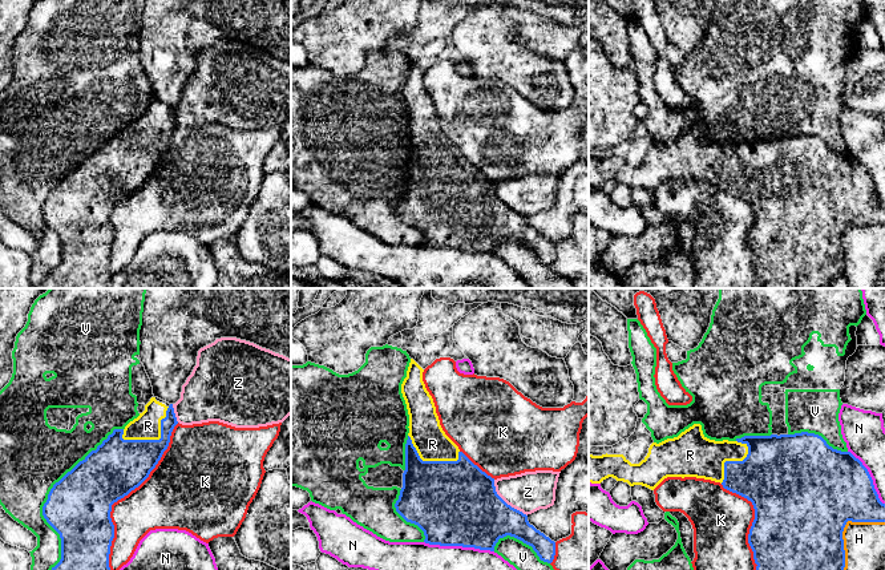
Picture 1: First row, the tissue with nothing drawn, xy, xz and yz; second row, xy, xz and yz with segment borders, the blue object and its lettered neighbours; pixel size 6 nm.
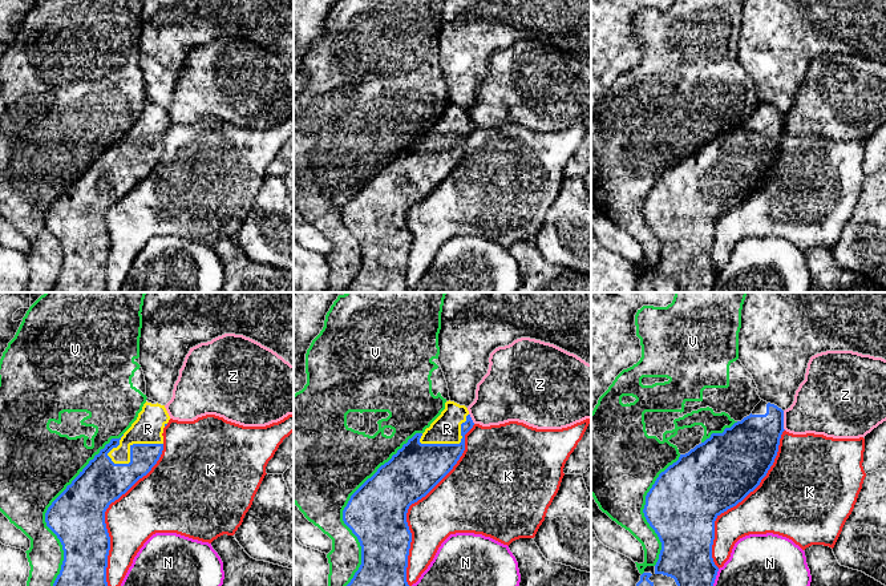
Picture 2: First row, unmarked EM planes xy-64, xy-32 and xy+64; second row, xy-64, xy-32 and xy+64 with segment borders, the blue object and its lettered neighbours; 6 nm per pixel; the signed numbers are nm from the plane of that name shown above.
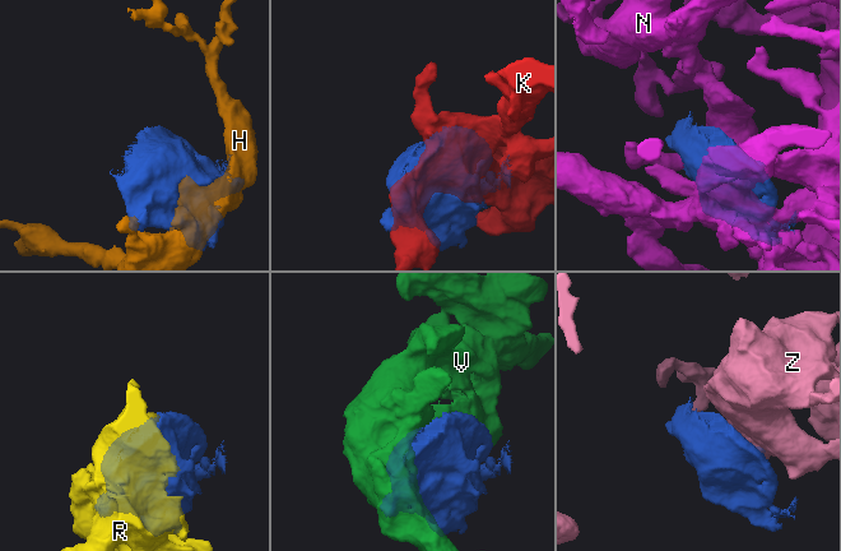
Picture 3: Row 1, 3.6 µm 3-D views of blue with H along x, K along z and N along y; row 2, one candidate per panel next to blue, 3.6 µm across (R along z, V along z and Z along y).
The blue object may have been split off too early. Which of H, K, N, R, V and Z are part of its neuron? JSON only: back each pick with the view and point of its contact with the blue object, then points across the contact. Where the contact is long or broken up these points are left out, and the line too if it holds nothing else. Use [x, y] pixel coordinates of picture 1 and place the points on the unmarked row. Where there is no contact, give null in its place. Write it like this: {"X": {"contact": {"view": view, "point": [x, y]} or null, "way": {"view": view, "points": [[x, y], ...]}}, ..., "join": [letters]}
{"R": {"contact": {"view": "xy", "point": [156, 142]}}, "join": ["R"]}

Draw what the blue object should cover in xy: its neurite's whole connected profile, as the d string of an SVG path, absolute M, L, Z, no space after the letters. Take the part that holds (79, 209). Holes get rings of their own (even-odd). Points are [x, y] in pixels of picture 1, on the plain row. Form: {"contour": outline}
{"contour": "M151 100L145 113L130 124L124 132L114 132L96 153L92 153L70 174L53 187L48 202L43 209L43 218L47 225L60 237L61 262L52 270L49 278L36 288L109 288L112 272L109 256L114 240L114 227L110 221L112 207L138 190L155 170L163 154L167 151L170 138L178 126L173 106L165 106Z"}

